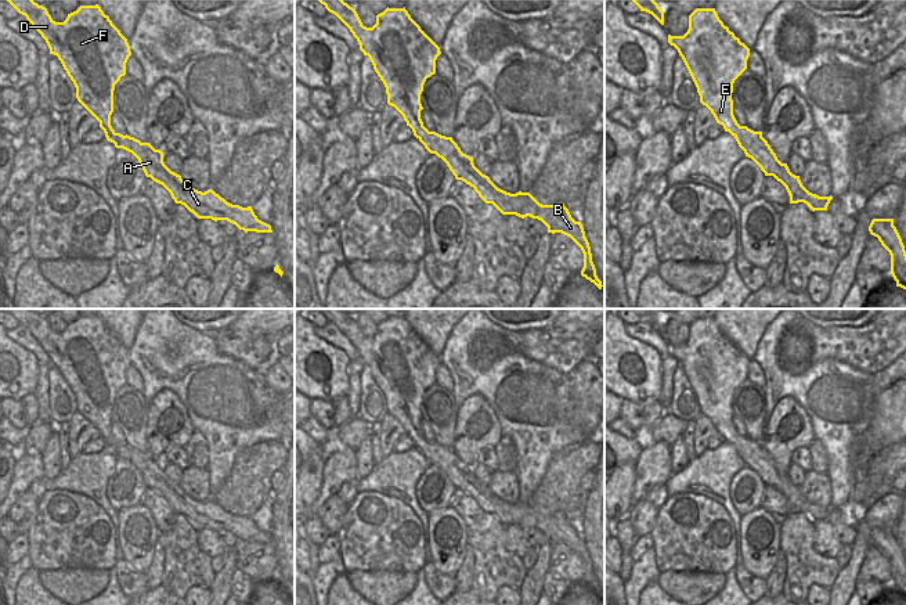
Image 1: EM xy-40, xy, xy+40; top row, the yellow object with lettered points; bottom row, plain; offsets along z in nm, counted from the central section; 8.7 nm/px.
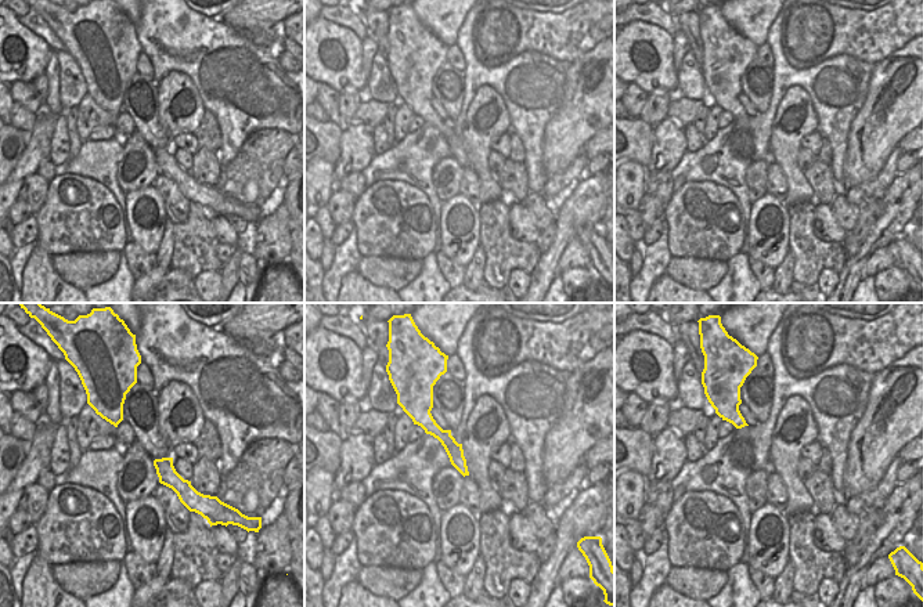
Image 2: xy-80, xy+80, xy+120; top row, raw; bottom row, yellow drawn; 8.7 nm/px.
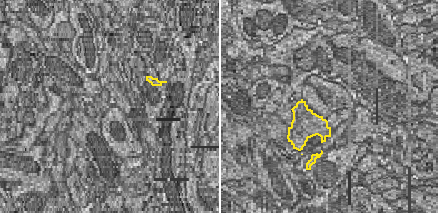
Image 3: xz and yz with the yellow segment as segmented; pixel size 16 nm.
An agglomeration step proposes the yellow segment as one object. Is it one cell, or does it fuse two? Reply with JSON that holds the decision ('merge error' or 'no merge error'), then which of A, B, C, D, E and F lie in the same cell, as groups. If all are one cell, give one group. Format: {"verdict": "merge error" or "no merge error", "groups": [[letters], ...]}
{"verdict": "no merge error", "groups": [["A", "B", "C", "D", "E", "F"]]}

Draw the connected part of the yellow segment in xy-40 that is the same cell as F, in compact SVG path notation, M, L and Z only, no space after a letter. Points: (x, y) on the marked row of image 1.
M7 0L19 14L25 15L32 26L46 40L50 54L61 61L68 76L76 87L77 101L100 122L108 141L116 148L131 152L142 165L147 177L162 184L172 195L176 204L184 205L198 219L227 220L239 230L256 233L272 233L271 226L259 220L252 206L242 208L232 205L216 194L212 188L202 192L189 187L180 174L172 172L163 162L163 152L155 150L149 143L116 133L111 126L111 115L113 112L113 90L115 84L126 75L126 62L131 55L127 39L104 14L98 4L80 6L76 11L68 14L64 22L55 22L47 8L39 6L33 0Z

